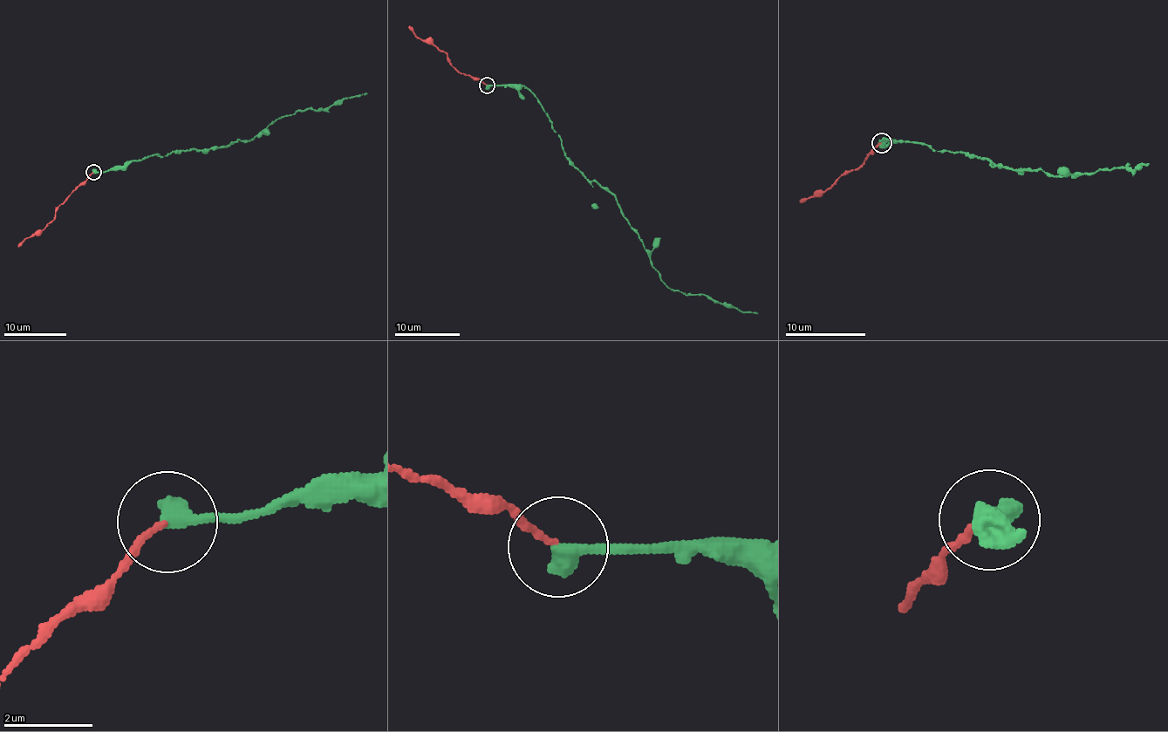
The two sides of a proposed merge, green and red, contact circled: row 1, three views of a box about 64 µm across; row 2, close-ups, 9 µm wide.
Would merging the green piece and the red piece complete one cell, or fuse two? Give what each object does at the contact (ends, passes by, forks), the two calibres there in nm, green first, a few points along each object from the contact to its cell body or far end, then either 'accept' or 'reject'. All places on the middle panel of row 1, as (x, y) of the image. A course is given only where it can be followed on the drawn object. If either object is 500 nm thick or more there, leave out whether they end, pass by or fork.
green ends; red ends; calibres 440 and 130 nm; course green (488, 85), (520, 84), (537, 99), (564, 156), (615, 198), (661, 282), (758, 313); course red (488, 85), (454, 67), (447, 55), (433, 44), (423, 42), (409, 25); accept

